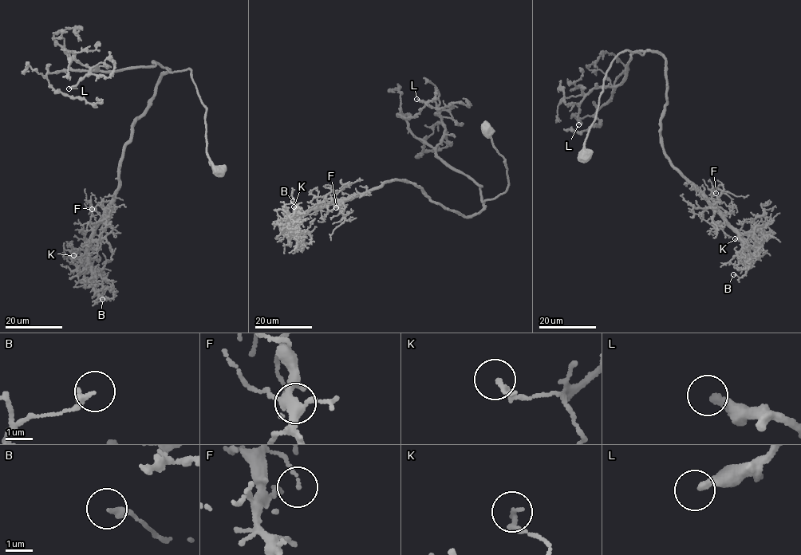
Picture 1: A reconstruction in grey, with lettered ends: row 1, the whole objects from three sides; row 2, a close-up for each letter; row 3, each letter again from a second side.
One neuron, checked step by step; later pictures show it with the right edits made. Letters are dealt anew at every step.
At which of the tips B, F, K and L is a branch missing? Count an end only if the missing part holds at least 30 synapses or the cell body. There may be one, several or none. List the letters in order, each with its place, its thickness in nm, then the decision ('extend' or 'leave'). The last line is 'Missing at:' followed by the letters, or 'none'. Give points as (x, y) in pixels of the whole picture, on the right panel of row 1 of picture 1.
B: place (733, 274); calibre 240 nm; leave
F: place (716, 193); calibre 100 nm; leave
K: place (735, 238); calibre 150 nm; leave
L: place (578, 124); calibre 300 nm; extend
Missing at: L

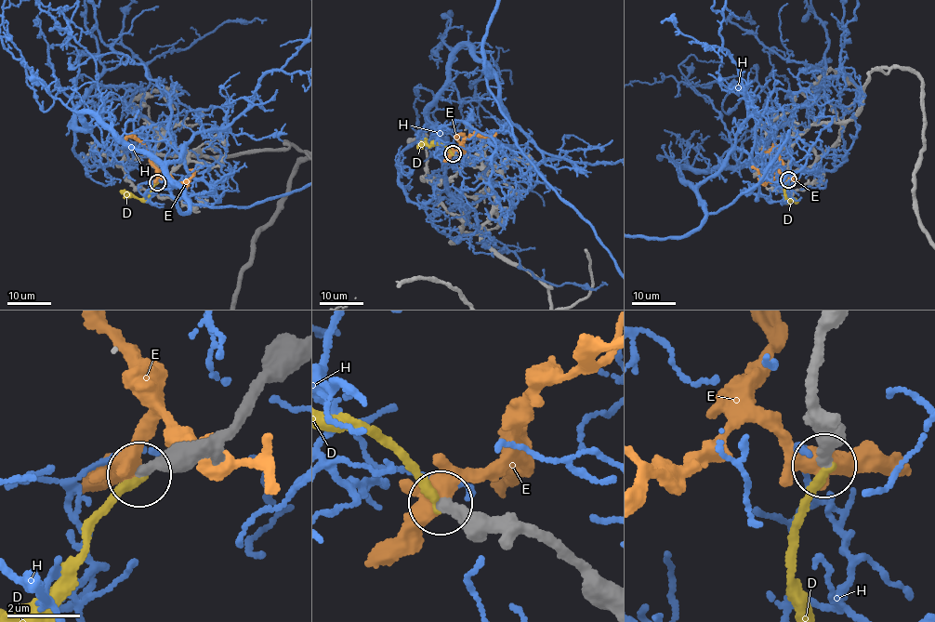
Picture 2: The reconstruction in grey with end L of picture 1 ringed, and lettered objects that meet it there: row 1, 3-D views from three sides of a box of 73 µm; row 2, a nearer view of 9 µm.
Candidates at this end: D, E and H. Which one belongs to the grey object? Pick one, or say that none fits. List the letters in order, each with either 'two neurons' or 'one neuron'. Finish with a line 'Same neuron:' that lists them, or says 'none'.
D: two neurons
E: two neurons
H: two neurons
Same neuron: none

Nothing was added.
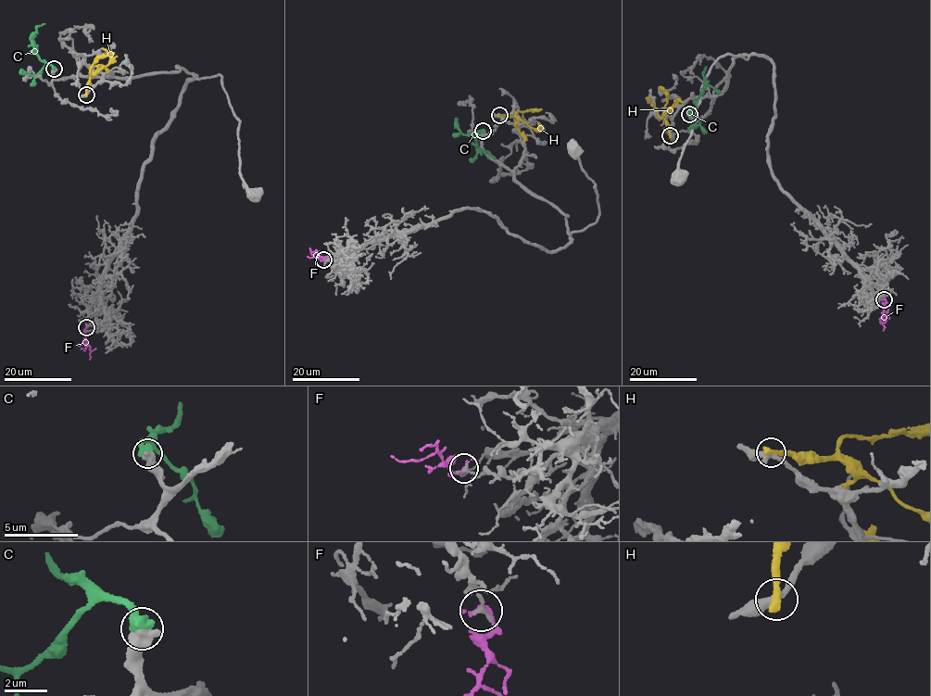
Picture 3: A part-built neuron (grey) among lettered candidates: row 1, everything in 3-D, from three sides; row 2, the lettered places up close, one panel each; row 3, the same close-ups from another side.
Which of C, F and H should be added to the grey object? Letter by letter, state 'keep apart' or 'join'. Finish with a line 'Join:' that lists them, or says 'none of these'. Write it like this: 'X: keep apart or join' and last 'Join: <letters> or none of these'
C: join
F: keep apart
H: keep apart
Join: C

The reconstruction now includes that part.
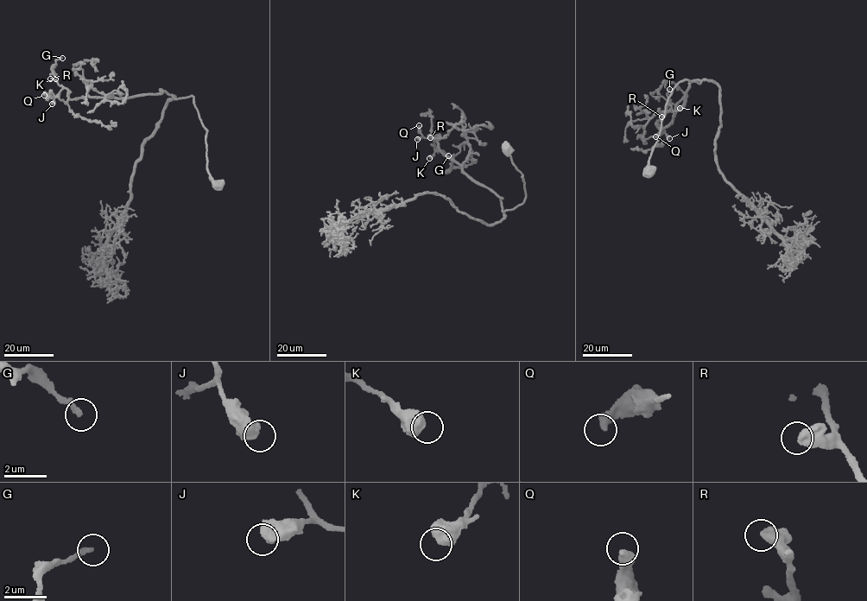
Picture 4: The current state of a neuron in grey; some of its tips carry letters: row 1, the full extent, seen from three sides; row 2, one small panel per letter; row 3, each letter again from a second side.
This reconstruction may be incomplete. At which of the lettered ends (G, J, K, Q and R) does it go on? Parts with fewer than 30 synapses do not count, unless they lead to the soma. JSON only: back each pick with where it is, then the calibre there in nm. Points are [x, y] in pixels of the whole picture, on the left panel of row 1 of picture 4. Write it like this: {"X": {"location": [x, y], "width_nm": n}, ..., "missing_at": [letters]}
{"missing_at": []}

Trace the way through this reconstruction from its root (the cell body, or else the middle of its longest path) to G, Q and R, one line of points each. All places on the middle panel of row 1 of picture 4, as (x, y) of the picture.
G: (508, 148), (526, 194), (523, 202), (503, 212), (502, 198), (442, 153), (436, 136), (434, 148), (448, 155)
Q: (508, 148), (526, 194), (523, 202), (503, 212), (502, 198), (442, 153), (439, 134), (425, 138), (419, 125)
R: (508, 148), (526, 194), (523, 202), (503, 212), (502, 198), (442, 153), (435, 139), (439, 135), (430, 137)

